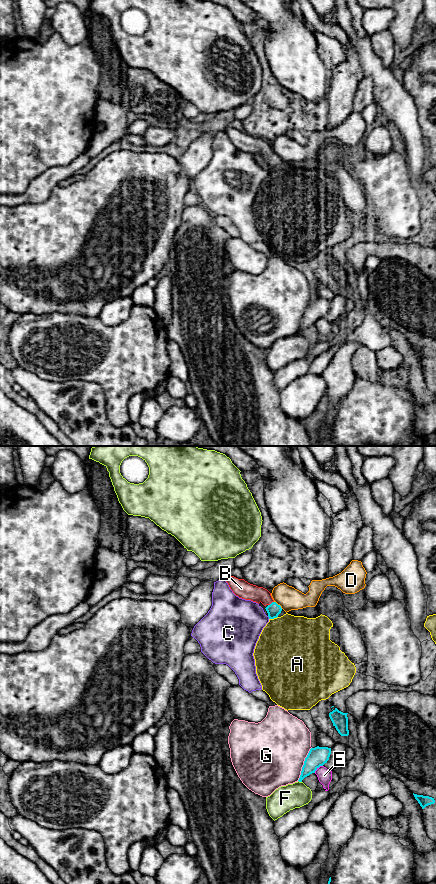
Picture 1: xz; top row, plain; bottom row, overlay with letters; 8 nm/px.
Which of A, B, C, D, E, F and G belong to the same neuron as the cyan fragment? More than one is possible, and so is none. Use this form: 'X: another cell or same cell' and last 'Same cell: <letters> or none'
A: another cell
B: same cell
C: another cell
D: another cell
E: another cell
F: another cell
G: another cell
Same cell: B

